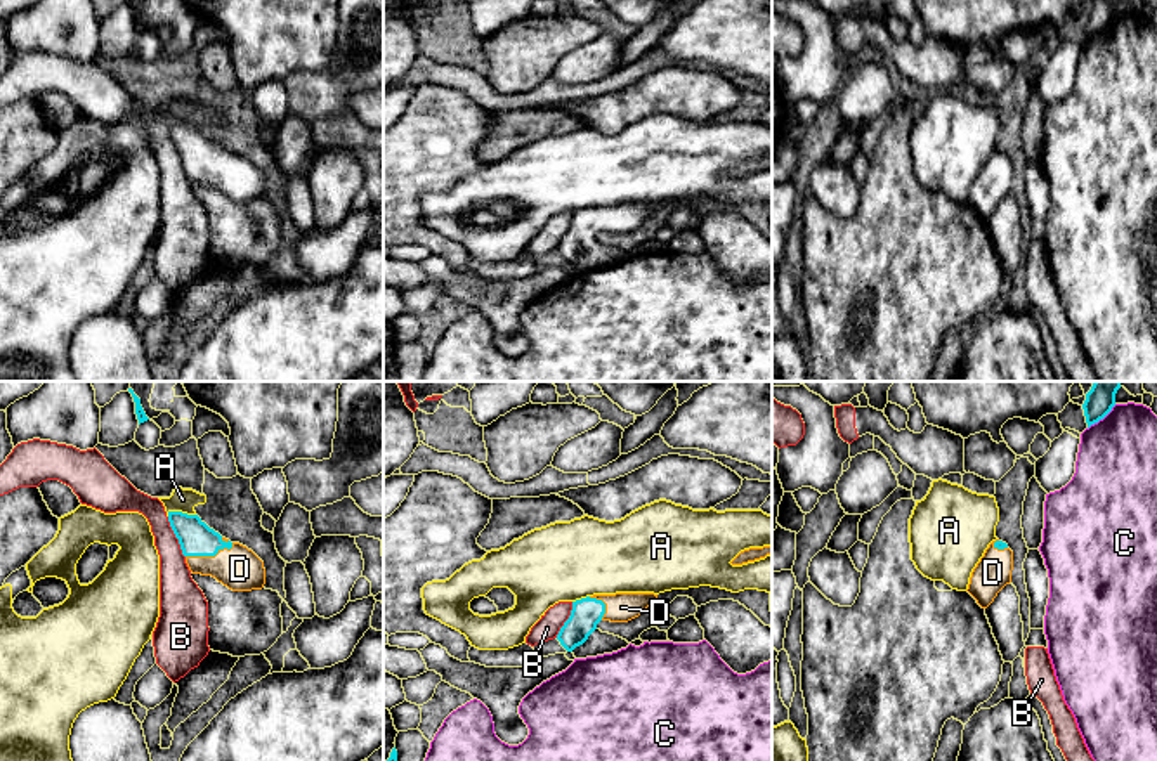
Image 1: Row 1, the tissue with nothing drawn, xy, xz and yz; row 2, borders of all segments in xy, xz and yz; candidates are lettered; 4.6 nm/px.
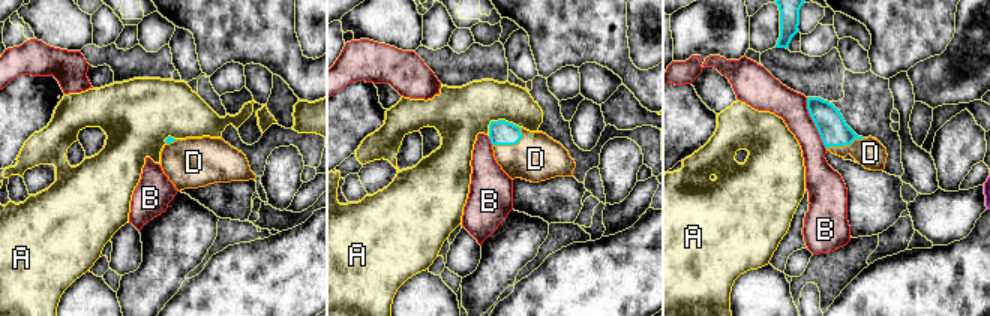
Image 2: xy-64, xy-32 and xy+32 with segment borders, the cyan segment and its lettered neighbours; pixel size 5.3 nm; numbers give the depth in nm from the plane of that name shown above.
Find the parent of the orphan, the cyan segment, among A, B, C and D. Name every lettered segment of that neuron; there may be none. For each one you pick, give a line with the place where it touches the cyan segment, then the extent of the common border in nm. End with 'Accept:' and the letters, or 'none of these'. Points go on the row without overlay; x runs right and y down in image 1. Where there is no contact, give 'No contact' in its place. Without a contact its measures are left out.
D: Touches cyan at xy (210, 167). Shared border 240 nm
Accept: D

